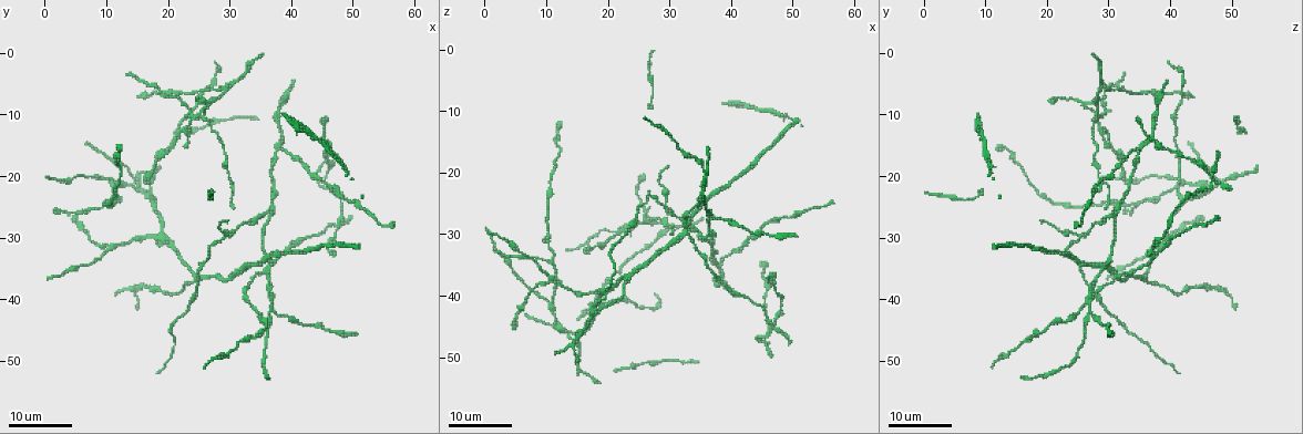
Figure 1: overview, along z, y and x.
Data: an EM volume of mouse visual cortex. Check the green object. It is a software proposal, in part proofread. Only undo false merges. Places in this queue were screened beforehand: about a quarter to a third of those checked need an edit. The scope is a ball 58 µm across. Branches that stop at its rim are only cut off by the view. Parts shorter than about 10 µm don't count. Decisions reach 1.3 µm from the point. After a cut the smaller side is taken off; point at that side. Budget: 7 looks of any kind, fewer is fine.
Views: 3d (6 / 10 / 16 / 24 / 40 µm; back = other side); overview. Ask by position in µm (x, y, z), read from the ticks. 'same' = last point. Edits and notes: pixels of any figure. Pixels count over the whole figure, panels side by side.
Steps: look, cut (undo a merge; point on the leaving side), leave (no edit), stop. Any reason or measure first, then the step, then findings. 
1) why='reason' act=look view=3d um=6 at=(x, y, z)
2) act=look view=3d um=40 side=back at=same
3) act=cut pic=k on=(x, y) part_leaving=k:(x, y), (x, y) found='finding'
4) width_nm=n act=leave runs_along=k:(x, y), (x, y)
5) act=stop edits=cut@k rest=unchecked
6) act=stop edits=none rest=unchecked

why='two arms at a narrow angle' act=look view=3d um=24 at=(25.0, 9.5, 28.0)

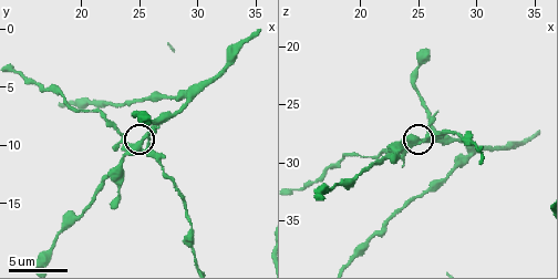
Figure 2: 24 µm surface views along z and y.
why='closer look' act=look view=3d um=6 at=(24.8, 9.8, 28.4)

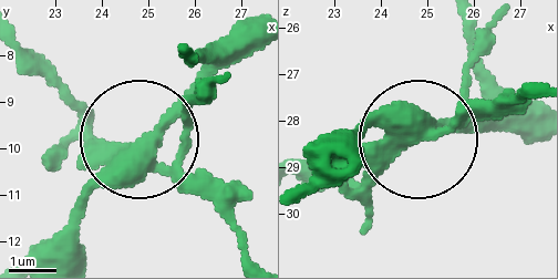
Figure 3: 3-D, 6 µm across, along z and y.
arms=5 act=cut pic=3 on=(192, 181) found='a second neuron is stuck on'

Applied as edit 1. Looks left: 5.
act=look view=overview

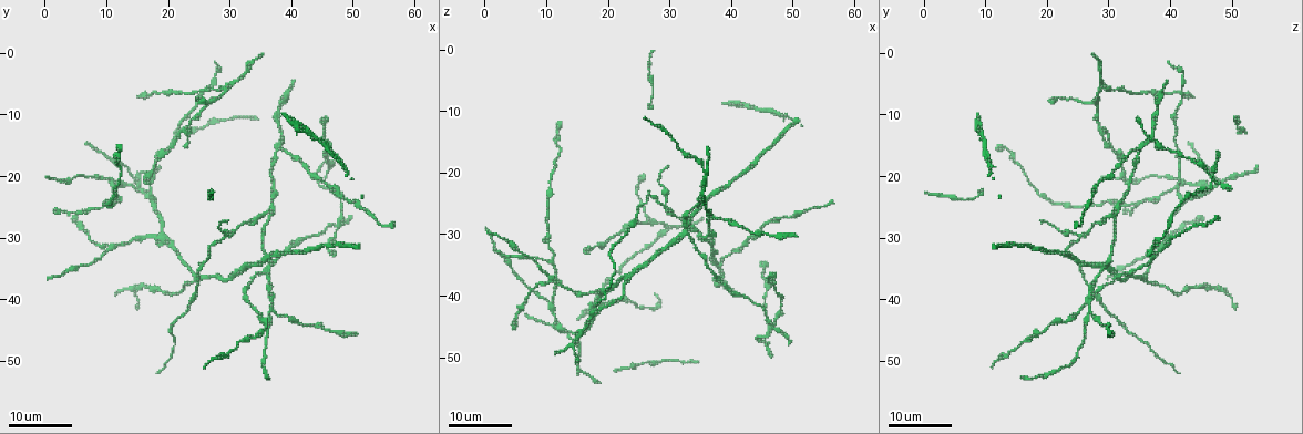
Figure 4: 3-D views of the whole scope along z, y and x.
why='thick turns thin' act=look view=3d um=24 at=(20.0, 16.0, 30.5)

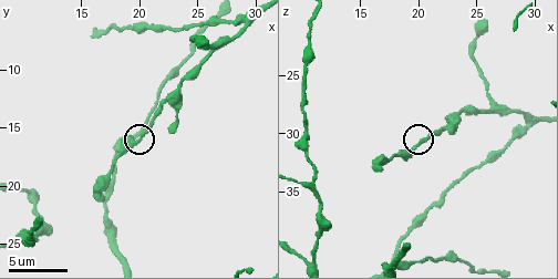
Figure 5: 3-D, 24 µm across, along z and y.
act=look view=3d um=10 at=(20.0, 16.0, 30.8)

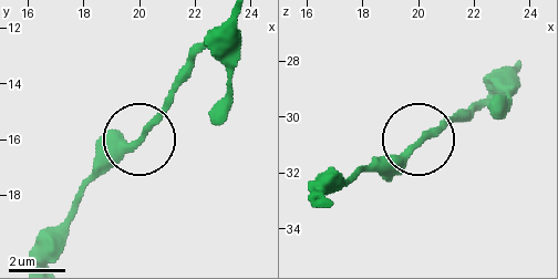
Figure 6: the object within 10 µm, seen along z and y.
width_nm=230 act=leave found='all the same neuron'

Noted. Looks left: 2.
why='arms part here' act=look view=3d um=16 at=(29.5, 29.5, 25.5)

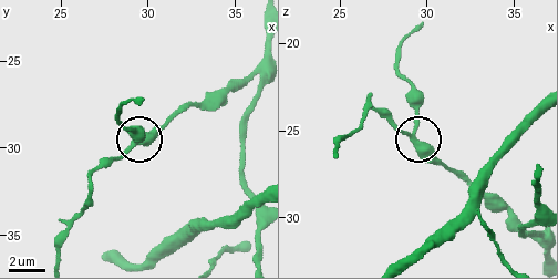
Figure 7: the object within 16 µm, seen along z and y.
act=look view=3d um=10 at=same

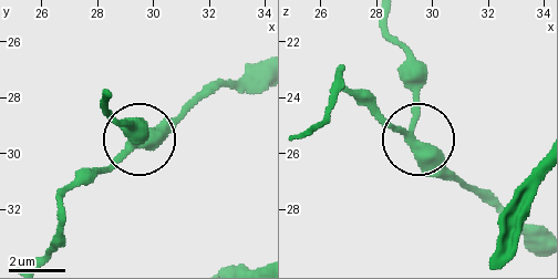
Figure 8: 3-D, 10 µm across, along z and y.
act=leave runs_along=8:(534, 246), (415, 138), (413, 55) found='continuous, no second neuron'

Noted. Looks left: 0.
act=stop edits=cut@3 rest=unchecked

